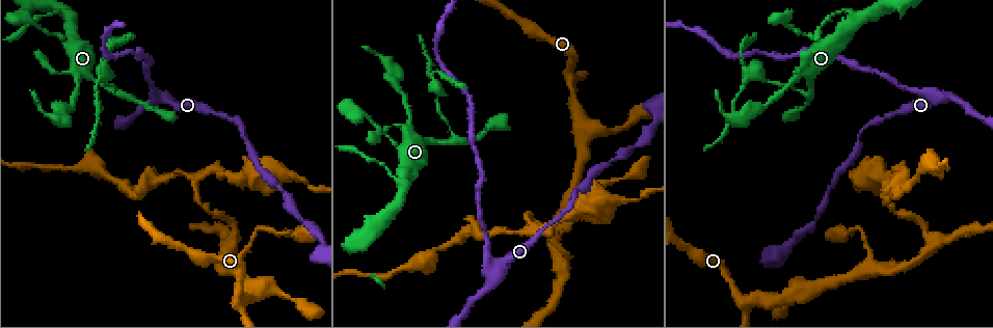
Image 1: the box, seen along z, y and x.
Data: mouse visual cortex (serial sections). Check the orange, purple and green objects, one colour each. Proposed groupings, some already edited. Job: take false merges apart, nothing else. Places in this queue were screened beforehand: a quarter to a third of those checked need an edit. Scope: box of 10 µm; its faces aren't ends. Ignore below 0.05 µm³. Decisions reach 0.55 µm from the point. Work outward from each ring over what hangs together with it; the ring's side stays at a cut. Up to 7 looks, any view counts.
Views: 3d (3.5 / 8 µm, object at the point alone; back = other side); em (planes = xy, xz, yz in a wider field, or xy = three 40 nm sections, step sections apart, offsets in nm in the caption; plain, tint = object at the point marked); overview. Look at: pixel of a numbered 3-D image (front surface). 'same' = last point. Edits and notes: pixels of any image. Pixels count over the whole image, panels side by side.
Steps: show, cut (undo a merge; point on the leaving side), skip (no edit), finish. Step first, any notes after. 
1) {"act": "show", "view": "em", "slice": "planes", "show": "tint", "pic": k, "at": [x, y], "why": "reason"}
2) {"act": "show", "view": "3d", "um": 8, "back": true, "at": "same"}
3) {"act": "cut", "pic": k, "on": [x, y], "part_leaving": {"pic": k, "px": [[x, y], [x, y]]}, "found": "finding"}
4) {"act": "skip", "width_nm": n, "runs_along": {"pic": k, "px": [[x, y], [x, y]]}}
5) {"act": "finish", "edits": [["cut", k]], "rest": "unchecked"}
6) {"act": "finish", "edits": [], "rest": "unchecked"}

{"act": "show", "view": "3d", "um": 3.5, "pic": 1, "at": [453, 141], "why": "abrupt turn"}

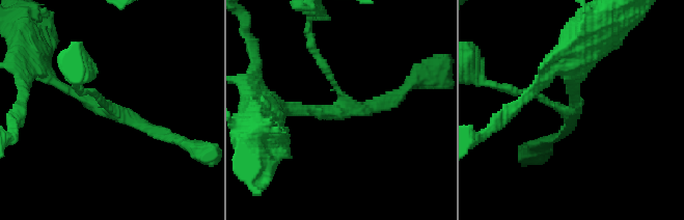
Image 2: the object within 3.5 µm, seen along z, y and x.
{"act": "show", "view": "em", "slice": "xy", "step": 1, "show": "tint", "pic": 2, "at": [111, 113], "arms": 3, "arm_widths_nm": [100, 150, 200], "why": "shape alone is not enough"}

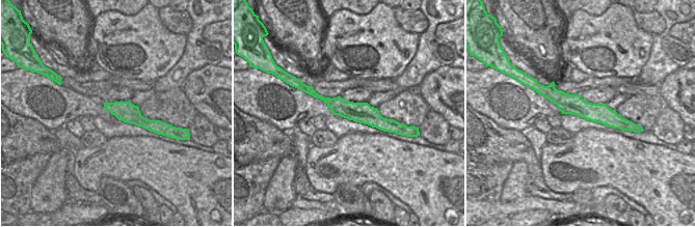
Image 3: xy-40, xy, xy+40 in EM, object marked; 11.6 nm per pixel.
{"act": "skip", "runs_along": {"pic": 3, "px": [[541, 92], [602, 113], [623, 128]]}, "found": "all the same cell"}

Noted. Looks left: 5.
{"act": "show", "view": "3d", "um": 3.5, "pic": 1, "at": [238, 301], "why": "three-way junction"}

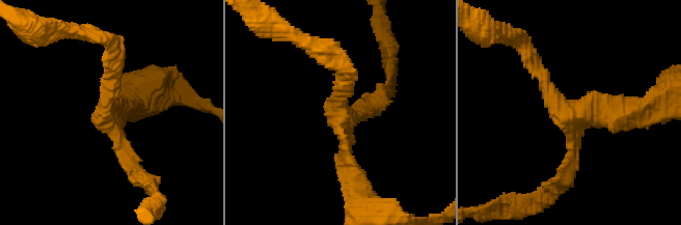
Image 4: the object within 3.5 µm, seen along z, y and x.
{"act": "show", "view": "em", "slice": "xy", "step": 2, "show": "tint", "pic": 4, "at": [337, 111], "arms": 3, "arm_widths_nm": [150, 200, 250]}

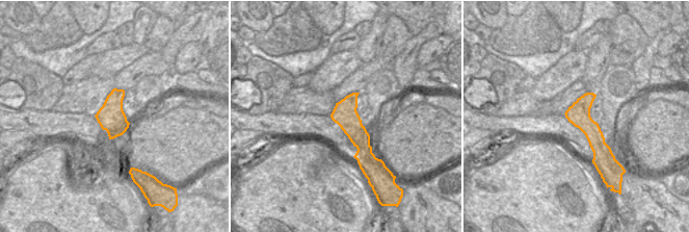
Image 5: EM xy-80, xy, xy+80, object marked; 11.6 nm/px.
{"act": "skip", "runs_along": {"pic": 5, "px": [[354, 95], [351, 126], [363, 158]]}, "found": "continuous, no second cell"}

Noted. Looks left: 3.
{"act": "show", "view": "3d", "um": 3.5, "pic": 1, "at": [869, 269], "why": "side arm on a straight run"}

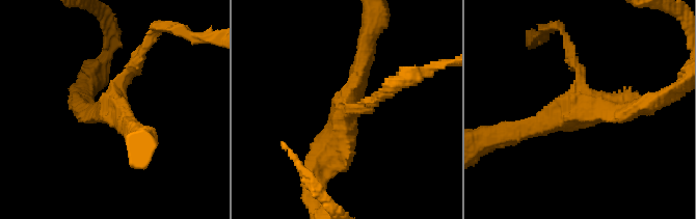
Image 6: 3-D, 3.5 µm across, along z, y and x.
{"act": "show", "view": "em", "slice": "planes", "show": "tint", "pic": 6, "at": [112, 108], "arms": 3, "arm_widths_nm": [150, 300, 300]}

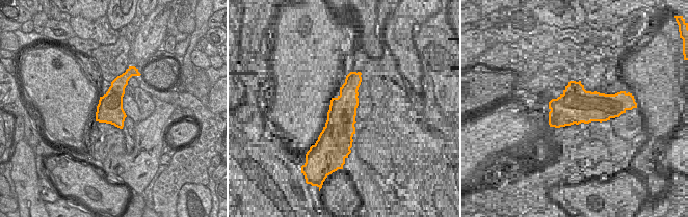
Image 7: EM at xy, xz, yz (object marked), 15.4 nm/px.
{"act": "skip", "runs_along": {"pic": 6, "px": [[368, 47], [339, 147], [317, 166]]}, "found": "continuous, no second cell"}

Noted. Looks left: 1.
{"act": "finish", "edits": [], "rest": "unchecked"}

